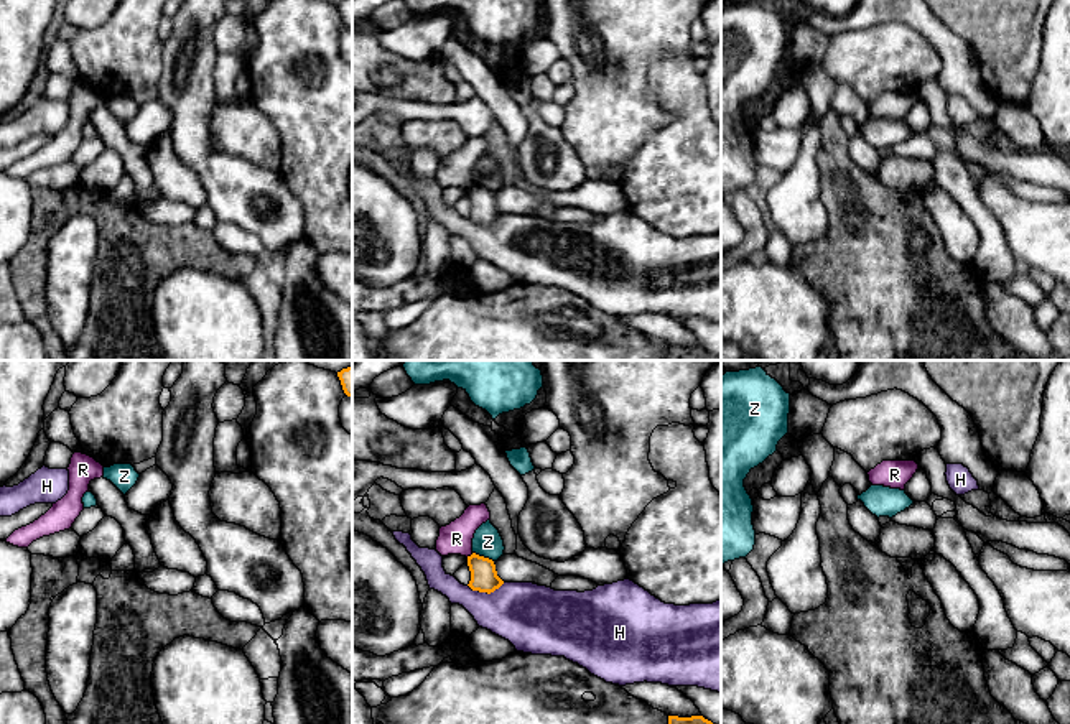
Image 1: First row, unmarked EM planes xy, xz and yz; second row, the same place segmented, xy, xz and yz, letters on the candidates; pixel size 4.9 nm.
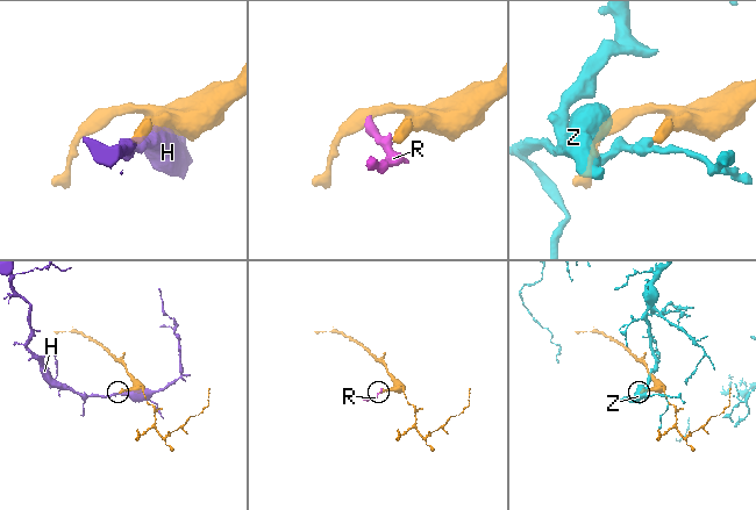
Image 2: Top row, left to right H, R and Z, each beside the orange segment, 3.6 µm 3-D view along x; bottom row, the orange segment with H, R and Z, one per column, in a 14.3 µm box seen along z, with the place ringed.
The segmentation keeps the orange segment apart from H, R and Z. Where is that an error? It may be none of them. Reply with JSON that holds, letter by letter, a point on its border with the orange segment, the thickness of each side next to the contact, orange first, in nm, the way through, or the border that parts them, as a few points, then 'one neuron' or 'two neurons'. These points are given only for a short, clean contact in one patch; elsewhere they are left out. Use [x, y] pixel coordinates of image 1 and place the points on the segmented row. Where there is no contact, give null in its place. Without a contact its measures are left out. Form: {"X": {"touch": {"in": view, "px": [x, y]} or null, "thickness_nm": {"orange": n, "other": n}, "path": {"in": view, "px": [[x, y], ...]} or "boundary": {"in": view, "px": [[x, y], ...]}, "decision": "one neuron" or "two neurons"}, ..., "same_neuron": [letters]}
{"H": {"touch": {"in": "xz", "px": [486, 591]}, "thickness_nm": {"orange": 130, "other": 320}, "decision": "two neurons"}, "R": {"touch": {"in": "xz", "px": [471, 555]}, "thickness_nm": {"orange": 130, "other": 160}, "boundary": {"in": "xz", "px": [[473, 553], [466, 556]]}, "decision": "two neurons"}, "Z": {"touch": {"in": "xz", "px": [483, 556]}, "thickness_nm": {"orange": 130, "other": 140}, "decision": "two neurons"}, "same_neuron": []}

